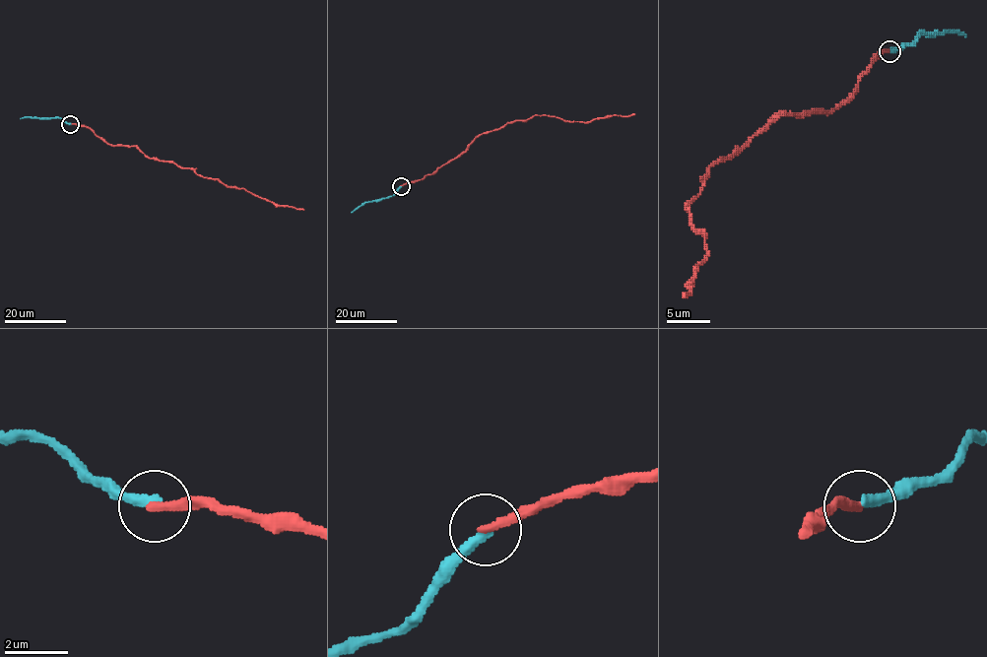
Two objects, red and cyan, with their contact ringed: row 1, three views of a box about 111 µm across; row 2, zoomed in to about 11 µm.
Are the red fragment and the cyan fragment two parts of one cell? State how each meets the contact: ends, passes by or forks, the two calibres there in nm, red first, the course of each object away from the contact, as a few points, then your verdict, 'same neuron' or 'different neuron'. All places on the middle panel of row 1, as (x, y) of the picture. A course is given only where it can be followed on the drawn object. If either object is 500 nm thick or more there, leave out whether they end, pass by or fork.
red ends; cyan ends; calibres 300 and 340 nm; course red (401, 185), (432, 174), (462, 155), (480, 134), (508, 122), (535, 115), (587, 122), (634, 113); course cyan (401, 186), (388, 197), (363, 202), (351, 213); same neuron

